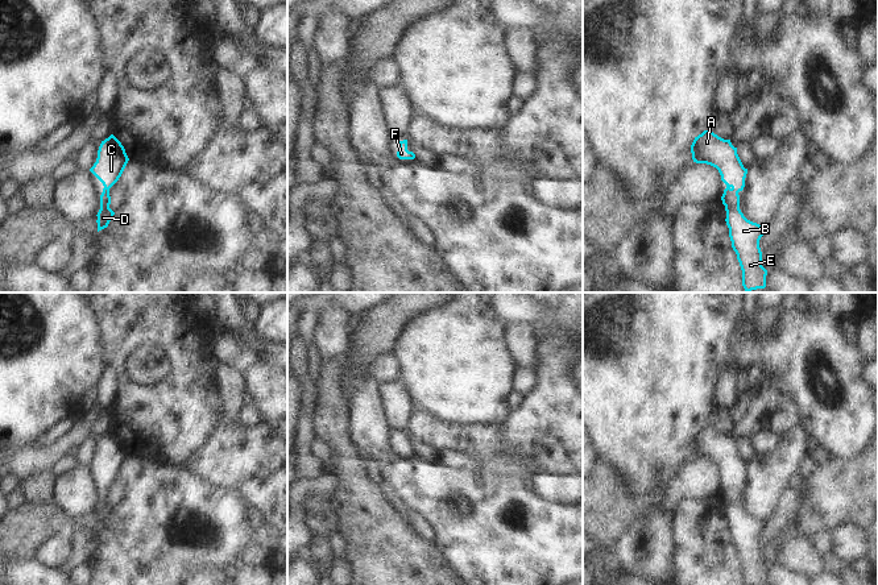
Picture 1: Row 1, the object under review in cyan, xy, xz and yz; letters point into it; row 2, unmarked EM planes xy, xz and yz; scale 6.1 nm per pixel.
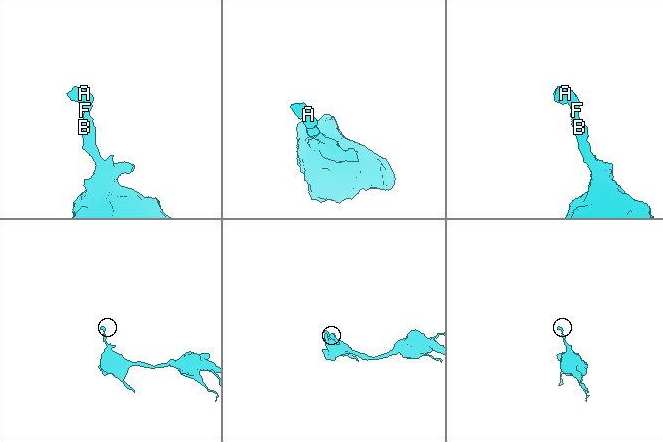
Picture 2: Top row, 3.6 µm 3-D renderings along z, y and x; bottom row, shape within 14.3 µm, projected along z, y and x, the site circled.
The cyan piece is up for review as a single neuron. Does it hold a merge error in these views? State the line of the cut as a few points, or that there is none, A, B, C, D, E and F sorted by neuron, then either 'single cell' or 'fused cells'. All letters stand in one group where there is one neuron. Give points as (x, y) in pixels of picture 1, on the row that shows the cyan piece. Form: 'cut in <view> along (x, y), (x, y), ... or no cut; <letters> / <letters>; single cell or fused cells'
no cut; A B C D E F; single cell

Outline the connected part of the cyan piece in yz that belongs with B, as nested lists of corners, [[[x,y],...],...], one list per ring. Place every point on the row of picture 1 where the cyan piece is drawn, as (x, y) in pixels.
[[[711,130],[695,137],[691,145],[692,159],[716,167],[726,184],[721,196],[726,211],[726,225],[732,248],[742,270],[745,292],[766,287],[767,270],[762,266],[759,240],[765,228],[747,220],[740,209],[738,192],[745,187],[747,169],[744,167],[737,148]]]

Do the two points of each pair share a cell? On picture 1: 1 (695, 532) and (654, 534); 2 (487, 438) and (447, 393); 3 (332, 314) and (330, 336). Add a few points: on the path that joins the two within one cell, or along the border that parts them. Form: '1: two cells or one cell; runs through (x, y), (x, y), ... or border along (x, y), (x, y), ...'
1: two cells; border along (673, 513), (673, 554), (669, 564)
2: two cells; border along (443, 419), (451, 423), (501, 426)
3: one cell; runs through (332, 319), (332, 331)

